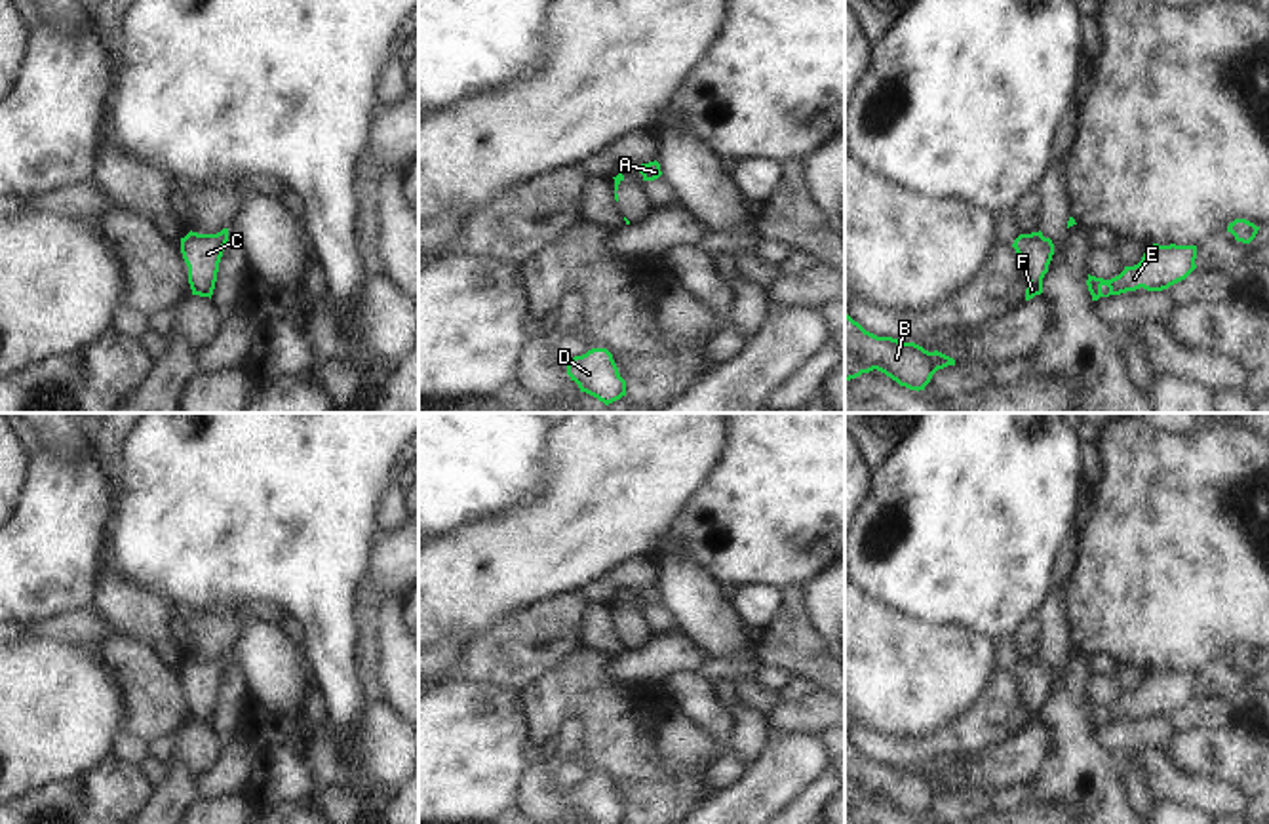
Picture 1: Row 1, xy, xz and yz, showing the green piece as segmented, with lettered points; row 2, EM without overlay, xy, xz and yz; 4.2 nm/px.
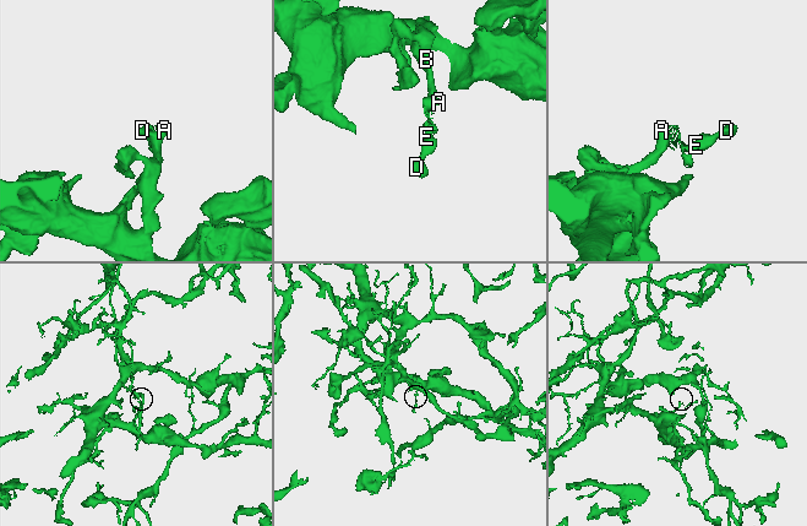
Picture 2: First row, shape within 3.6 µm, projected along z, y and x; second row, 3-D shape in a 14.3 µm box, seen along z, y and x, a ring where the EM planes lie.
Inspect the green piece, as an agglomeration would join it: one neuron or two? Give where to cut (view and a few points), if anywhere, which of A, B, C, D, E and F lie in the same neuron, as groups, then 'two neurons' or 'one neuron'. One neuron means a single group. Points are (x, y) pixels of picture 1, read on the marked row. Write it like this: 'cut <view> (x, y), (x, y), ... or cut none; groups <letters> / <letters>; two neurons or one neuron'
cut xz (615, 179), (619, 181); groups A B C F / D E; two neurons

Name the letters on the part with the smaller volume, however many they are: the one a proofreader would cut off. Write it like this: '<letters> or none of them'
D, E

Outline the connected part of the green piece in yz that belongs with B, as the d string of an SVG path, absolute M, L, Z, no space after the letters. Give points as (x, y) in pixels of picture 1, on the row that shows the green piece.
M845 314L845 381L877 369L900 386L919 392L938 369L947 365L955 365L955 360L915 343L877 337Z

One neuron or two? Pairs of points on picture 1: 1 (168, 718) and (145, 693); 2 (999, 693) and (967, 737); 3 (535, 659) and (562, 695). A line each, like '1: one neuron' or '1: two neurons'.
1: one neuron
2: one neuron
3: two neurons

